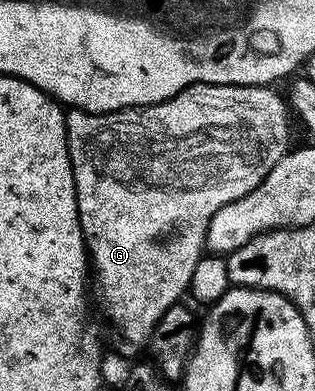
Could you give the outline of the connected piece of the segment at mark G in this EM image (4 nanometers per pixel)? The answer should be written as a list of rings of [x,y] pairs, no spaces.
[[[188,85],[181,93],[174,94],[170,99],[160,101],[156,105],[146,105],[134,109],[119,109],[113,113],[87,113],[85,109],[69,108],[64,114],[66,135],[68,136],[68,150],[70,163],[74,171],[74,187],[76,188],[76,202],[84,242],[88,248],[90,269],[94,274],[94,293],[100,296],[100,305],[106,316],[112,320],[120,342],[116,349],[124,357],[132,357],[143,350],[152,337],[156,324],[166,315],[171,305],[181,300],[180,296],[188,293],[190,277],[194,275],[194,267],[198,267],[198,259],[205,256],[208,243],[208,228],[210,219],[218,215],[226,203],[234,203],[234,199],[242,199],[278,163],[290,152],[292,141],[292,125],[288,122],[290,109],[285,98],[275,93],[275,88],[262,85]]]

